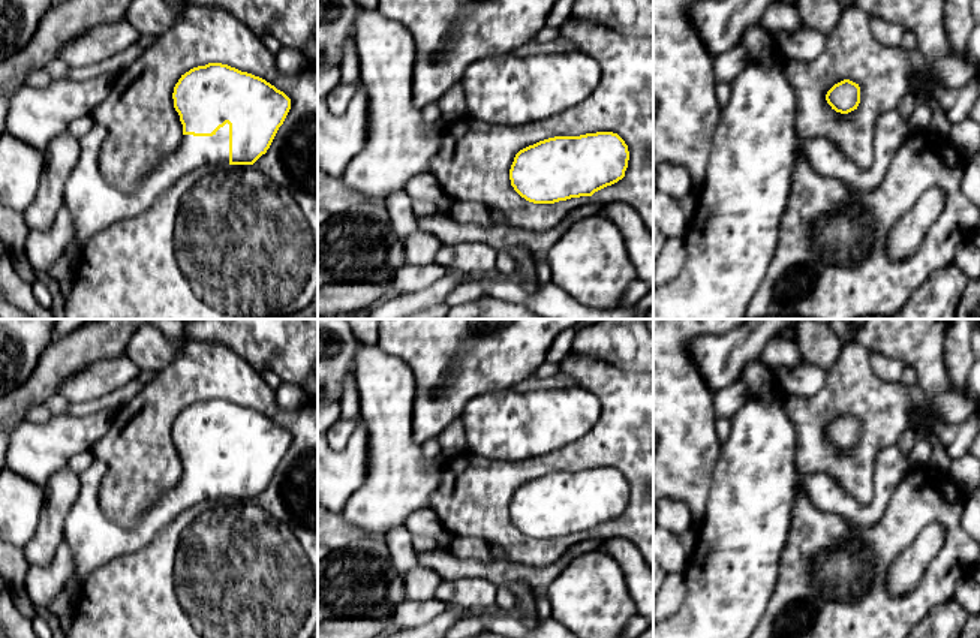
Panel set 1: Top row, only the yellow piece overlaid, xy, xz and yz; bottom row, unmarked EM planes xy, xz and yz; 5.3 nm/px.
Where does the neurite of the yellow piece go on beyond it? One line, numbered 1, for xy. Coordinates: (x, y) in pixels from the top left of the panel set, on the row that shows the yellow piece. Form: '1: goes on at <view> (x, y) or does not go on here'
1: goes on at xy (93, 202)

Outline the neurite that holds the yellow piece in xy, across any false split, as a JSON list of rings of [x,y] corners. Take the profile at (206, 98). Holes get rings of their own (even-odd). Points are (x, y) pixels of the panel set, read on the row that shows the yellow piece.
[[[222,63],[198,66],[181,75],[172,99],[183,124],[180,147],[162,157],[133,190],[114,187],[99,169],[99,153],[108,135],[102,124],[94,123],[79,138],[81,156],[64,184],[64,208],[72,216],[73,240],[81,249],[109,225],[150,210],[183,175],[201,166],[253,165],[267,153],[291,109],[291,99],[283,91],[259,76]]]

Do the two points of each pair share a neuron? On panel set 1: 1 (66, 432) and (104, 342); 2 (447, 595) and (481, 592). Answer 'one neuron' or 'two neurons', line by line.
1: two neurons
2: one neuron

